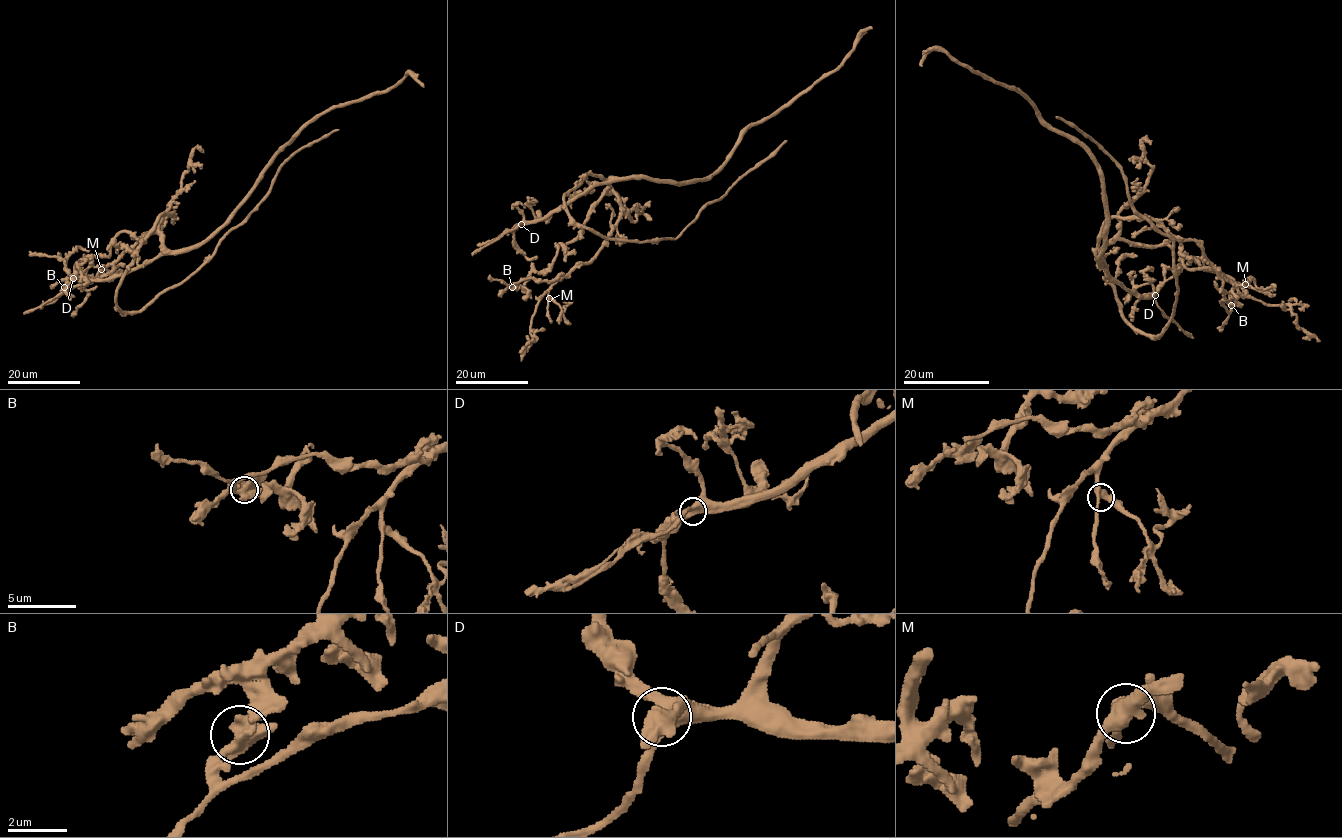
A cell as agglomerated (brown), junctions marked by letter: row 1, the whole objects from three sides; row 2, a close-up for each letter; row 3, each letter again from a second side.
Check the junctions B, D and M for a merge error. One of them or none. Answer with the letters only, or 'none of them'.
B

